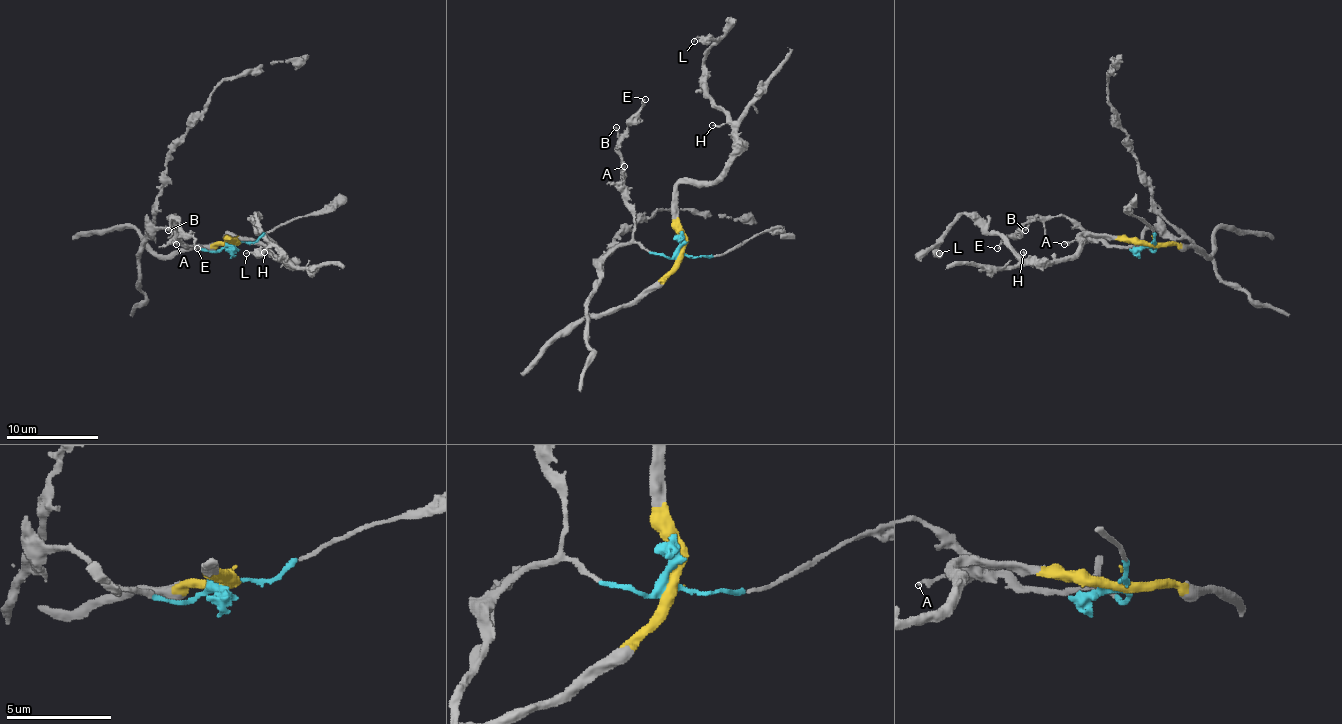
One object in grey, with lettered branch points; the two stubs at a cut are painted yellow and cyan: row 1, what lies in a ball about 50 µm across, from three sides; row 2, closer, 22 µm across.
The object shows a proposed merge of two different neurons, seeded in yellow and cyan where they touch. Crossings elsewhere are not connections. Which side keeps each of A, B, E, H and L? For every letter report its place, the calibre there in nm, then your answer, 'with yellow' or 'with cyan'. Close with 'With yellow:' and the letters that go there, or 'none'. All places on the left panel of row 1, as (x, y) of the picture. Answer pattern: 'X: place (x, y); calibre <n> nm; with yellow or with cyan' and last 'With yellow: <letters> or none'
A: place (176, 244); calibre 180 nm; with cyan
B: place (168, 230); calibre 150 nm; with cyan
E: place (197, 248); calibre 170 nm; with cyan
H: place (264, 252); calibre 160 nm; with yellow
L: place (246, 253); calibre 120 nm; with yellow
With yellow: H, L

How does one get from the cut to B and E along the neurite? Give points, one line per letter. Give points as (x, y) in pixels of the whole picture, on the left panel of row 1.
B: (232, 242), (206, 251), (186, 247), (179, 240), (172, 214), (167, 231)
E: (232, 242), (206, 251), (186, 247), (179, 240), (172, 214), (195, 240), (197, 249)

